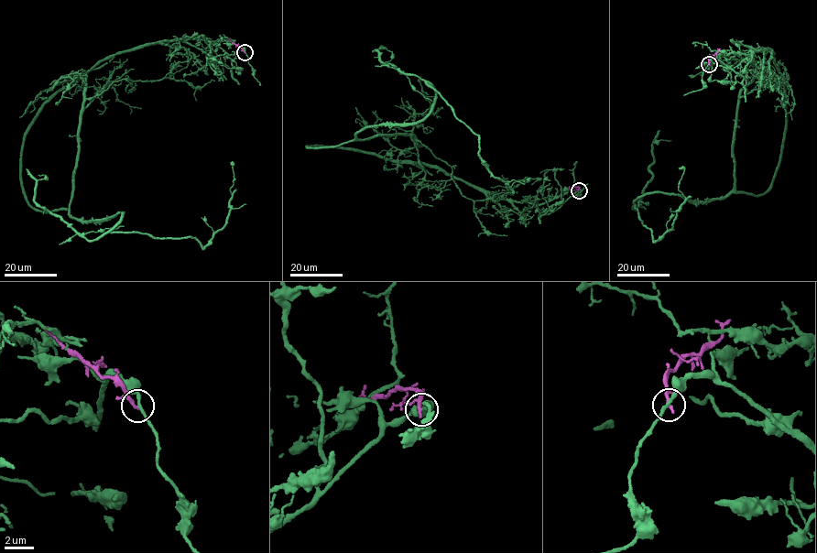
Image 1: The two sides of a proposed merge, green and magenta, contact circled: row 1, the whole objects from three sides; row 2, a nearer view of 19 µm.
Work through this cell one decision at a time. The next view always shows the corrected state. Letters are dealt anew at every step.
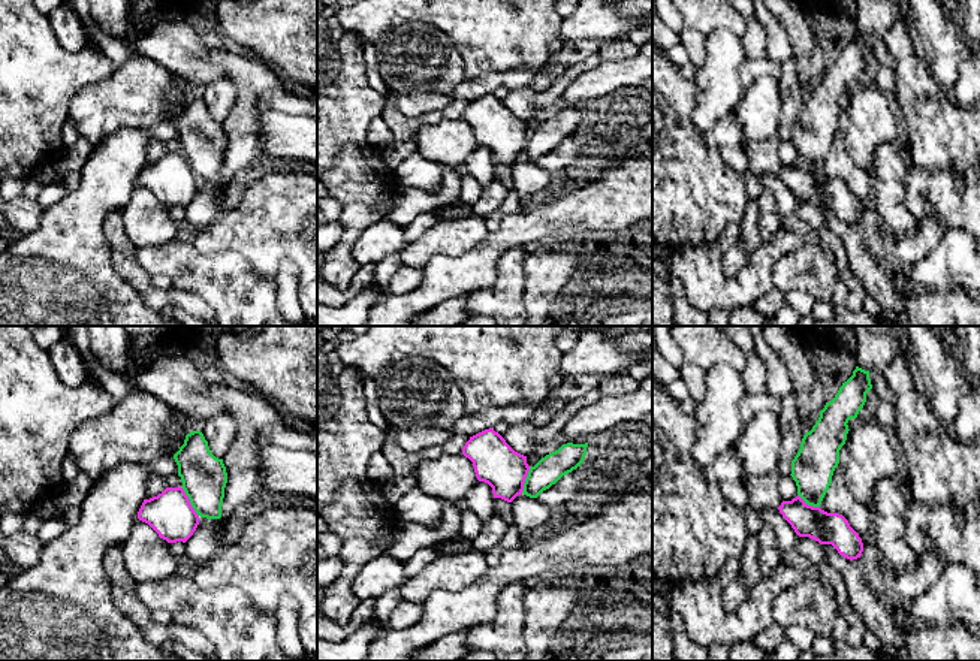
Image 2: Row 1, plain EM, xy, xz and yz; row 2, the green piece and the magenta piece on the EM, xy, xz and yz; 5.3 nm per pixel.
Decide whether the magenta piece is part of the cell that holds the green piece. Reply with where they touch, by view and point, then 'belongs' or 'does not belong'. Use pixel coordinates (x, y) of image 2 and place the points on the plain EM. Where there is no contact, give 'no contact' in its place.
xy (190, 168) | does not belong

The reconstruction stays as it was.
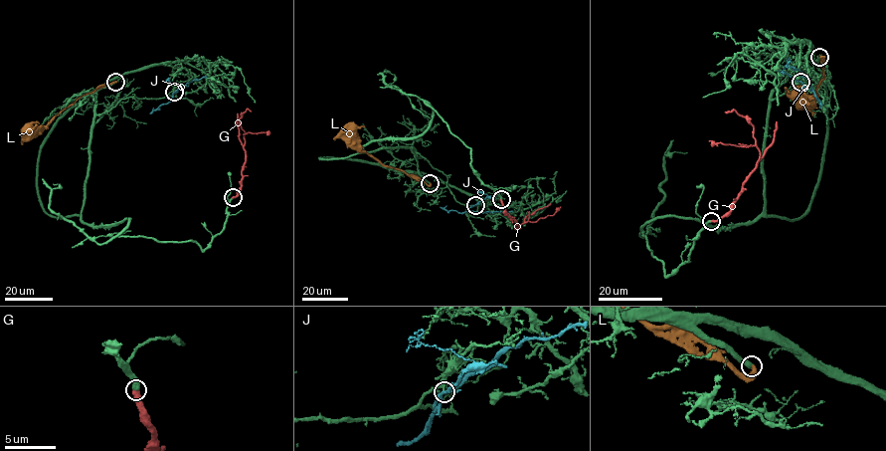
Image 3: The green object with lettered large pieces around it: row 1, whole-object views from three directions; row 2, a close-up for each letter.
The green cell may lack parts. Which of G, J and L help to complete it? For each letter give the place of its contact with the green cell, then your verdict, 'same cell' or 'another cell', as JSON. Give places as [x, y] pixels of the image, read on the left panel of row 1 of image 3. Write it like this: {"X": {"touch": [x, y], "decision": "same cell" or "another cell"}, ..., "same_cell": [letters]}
{"G": {"touch": [233, 197], "decision": "same cell"}, "J": {"touch": [174, 92], "decision": "another cell"}, "L": {"touch": [115, 82], "decision": "same cell"}, "same_cell": ["G", "L"]}

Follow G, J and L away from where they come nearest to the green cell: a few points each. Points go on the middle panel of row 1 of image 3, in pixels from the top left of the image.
G: (501, 199), (506, 213), (518, 226), (552, 216), (560, 207)
J: (474, 204), (466, 211), (513, 211)
L: (430, 183), (428, 185), (385, 165), (351, 141), (333, 138)

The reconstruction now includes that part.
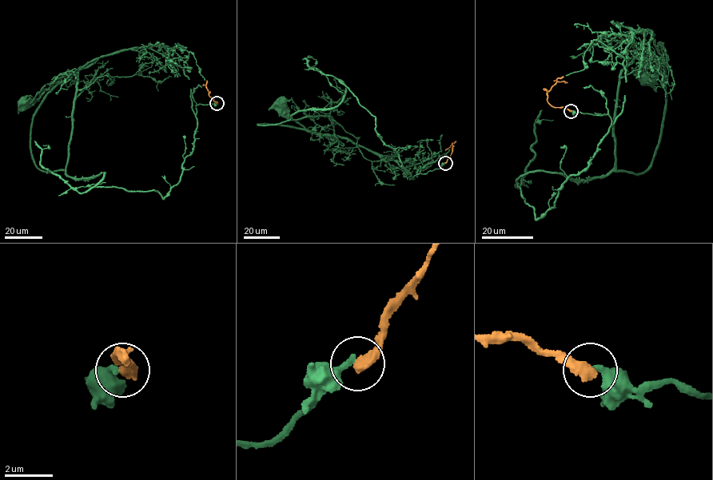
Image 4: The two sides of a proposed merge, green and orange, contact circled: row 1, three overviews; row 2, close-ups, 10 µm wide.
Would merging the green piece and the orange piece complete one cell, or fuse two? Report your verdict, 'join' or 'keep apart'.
keep apart

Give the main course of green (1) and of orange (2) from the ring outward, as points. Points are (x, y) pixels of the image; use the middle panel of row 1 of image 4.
1: (445, 163), (410, 176), (340, 81), (337, 105), (291, 116), (331, 116), (320, 134), (417, 171), (449, 149)
2: (445, 163), (452, 143), (445, 150)

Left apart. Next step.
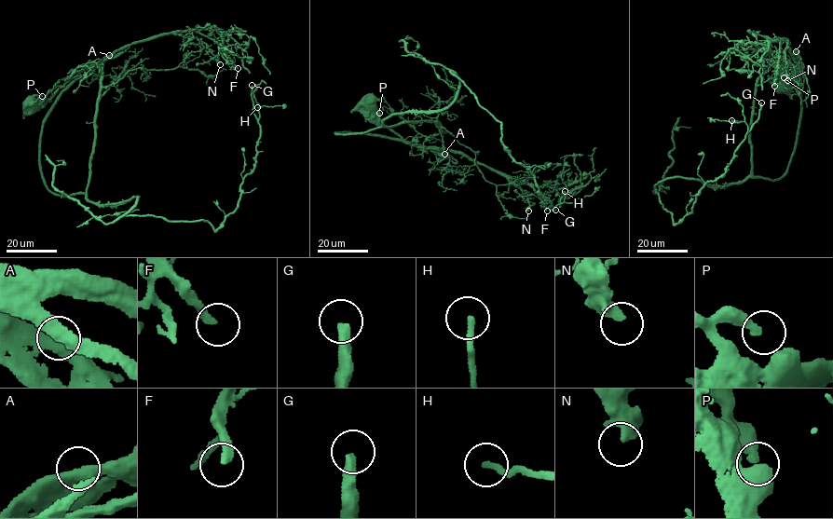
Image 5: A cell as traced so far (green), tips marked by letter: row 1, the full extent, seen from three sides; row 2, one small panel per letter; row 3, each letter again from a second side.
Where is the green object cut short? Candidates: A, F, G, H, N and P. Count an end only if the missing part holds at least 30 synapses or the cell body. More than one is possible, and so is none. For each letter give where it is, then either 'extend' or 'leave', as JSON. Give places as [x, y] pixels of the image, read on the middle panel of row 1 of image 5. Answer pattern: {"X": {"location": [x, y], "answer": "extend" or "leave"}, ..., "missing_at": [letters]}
{"A": {"location": [444, 154], "answer": "leave"}, "F": {"location": [547, 211], "answer": "extend"}, "G": {"location": [555, 210], "answer": "leave"}, "H": {"location": [565, 191], "answer": "leave"}, "N": {"location": [528, 211], "answer": "extend"}, "P": {"location": [379, 113], "answer": "leave"}, "missing_at": ["F", "N"]}

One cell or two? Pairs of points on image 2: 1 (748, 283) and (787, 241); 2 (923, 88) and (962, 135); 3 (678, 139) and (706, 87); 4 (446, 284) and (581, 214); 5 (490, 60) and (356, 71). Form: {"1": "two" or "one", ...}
{"1": "one", "2": "one", "3": "two", "4": "one", "5": "two"}

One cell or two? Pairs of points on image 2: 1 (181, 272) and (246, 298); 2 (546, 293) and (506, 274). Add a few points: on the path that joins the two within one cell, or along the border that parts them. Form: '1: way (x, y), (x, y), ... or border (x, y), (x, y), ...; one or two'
1: way (198, 272), (217, 277), (229, 286); one
2: border (527, 253), (524, 260), (525, 310); two

